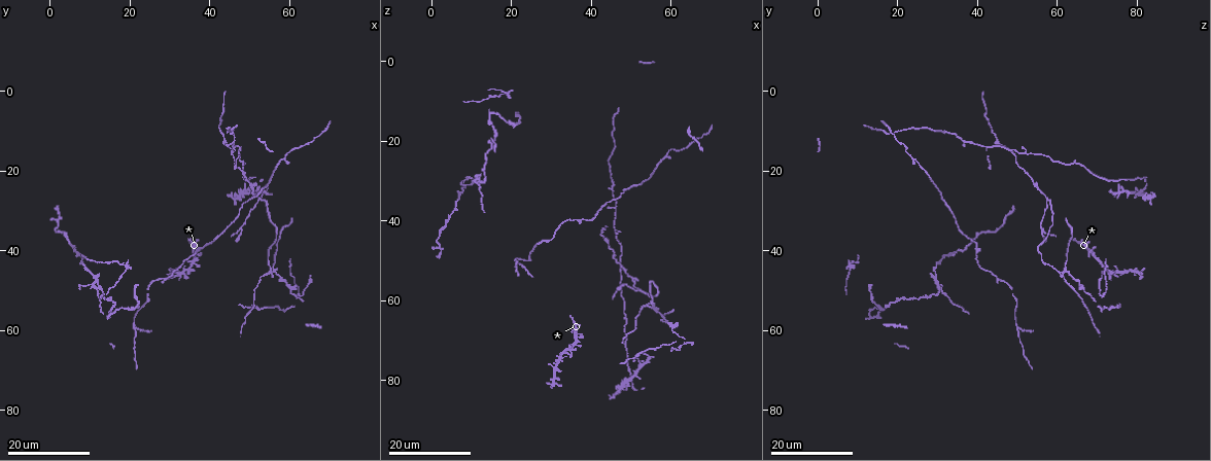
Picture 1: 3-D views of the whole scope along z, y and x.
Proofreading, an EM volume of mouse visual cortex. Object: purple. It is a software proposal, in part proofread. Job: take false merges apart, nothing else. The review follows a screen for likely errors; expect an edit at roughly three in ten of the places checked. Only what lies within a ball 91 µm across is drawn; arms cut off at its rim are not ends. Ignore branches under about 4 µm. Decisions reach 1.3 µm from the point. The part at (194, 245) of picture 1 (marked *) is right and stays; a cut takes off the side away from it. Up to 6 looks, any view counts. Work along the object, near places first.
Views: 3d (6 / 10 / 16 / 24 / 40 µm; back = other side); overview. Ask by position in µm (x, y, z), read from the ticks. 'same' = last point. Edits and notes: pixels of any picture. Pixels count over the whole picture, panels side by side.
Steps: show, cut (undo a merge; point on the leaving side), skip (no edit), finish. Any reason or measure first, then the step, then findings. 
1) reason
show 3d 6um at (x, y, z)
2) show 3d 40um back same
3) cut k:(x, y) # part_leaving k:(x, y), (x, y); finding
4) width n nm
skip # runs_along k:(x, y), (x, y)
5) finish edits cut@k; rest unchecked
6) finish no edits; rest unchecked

two arms in line, one across
show 3d 24um at (52.0, 27.0, 57.0)

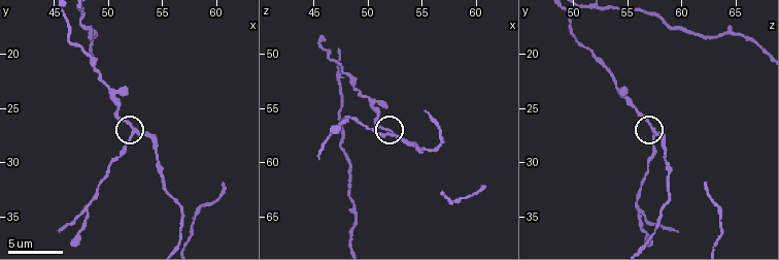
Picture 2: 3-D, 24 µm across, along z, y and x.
show 3d 10um at (52.4, 26.8, 57.2)

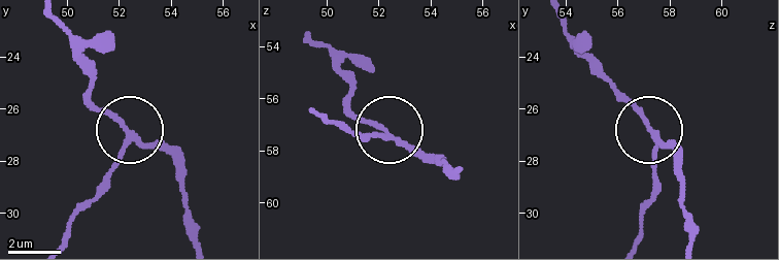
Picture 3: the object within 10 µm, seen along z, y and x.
closer look
show 3d 6um at (52.3, 26.8, 57.4)

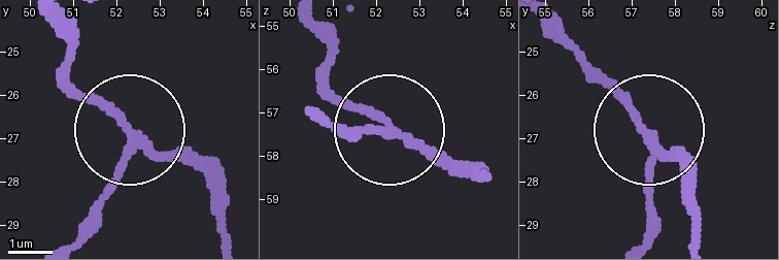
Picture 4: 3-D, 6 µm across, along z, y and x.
cut 4:(106, 197) # part_leaving 4:(132, 142), (125, 171), (76, 238); two neurons meet here

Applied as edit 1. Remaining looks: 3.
show overview

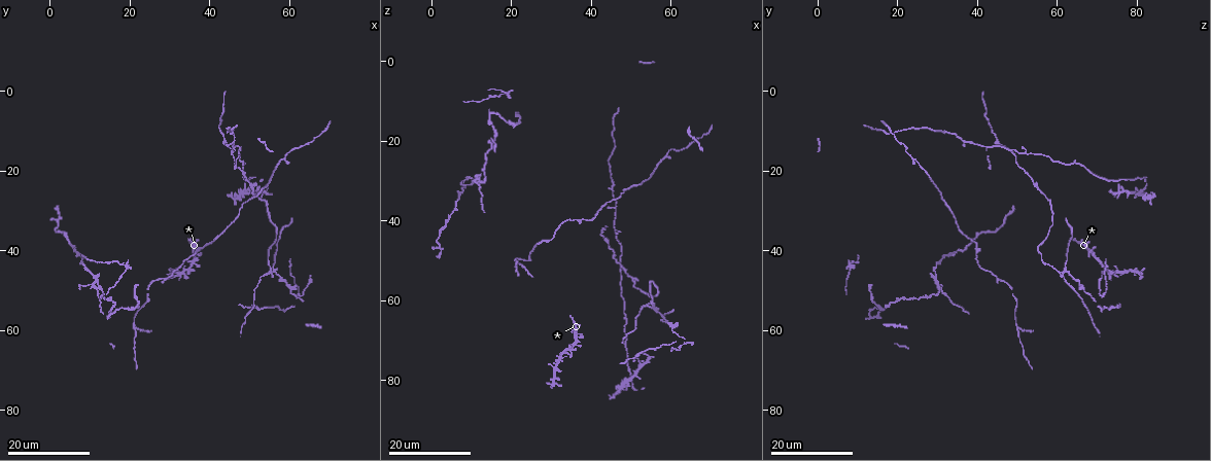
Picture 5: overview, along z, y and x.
four or more arms meet
show 3d 24um at (36.0, 43.5, 70.5)

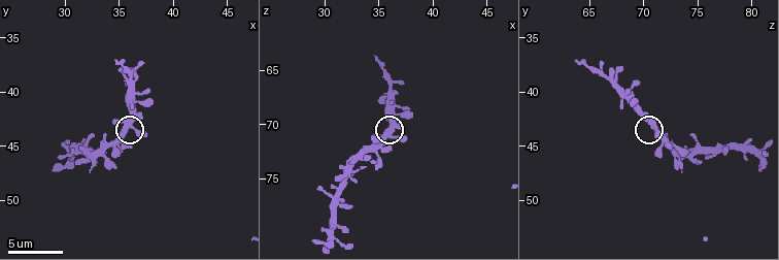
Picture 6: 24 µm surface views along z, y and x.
zoom in
show 3d 10um at (36.2, 43.2, 71.2)

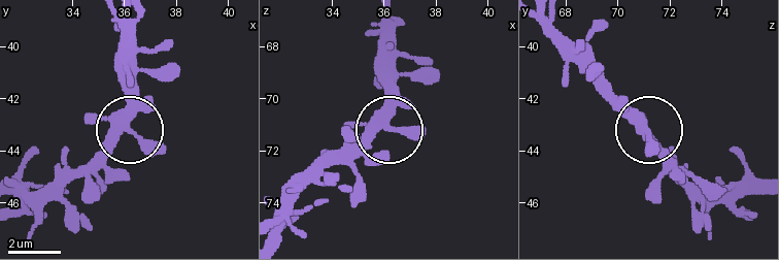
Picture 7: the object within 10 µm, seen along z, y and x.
width 340 nm
skip # runs_along 7:(541, 22), (679, 165); continuous, no second neuron

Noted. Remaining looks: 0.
finish edits cut@4; rest unchecked

